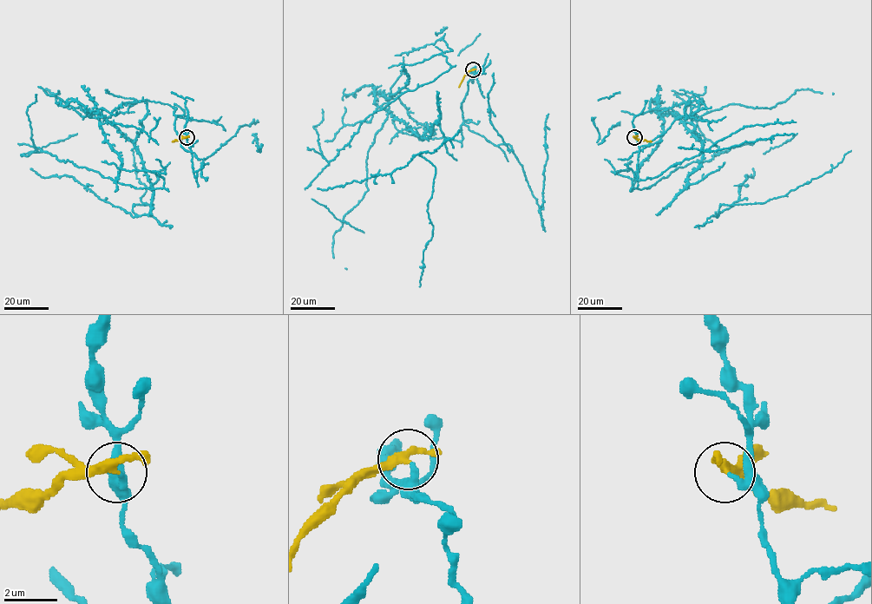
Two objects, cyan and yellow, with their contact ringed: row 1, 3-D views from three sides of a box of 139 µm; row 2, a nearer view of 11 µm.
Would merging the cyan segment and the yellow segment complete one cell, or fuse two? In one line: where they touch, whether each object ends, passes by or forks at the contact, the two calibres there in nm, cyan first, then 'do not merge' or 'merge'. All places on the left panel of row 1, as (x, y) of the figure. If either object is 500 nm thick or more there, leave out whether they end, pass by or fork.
place (186, 137); cyan ends; yellow passes by; calibres 280 and 320 nm; do not merge

